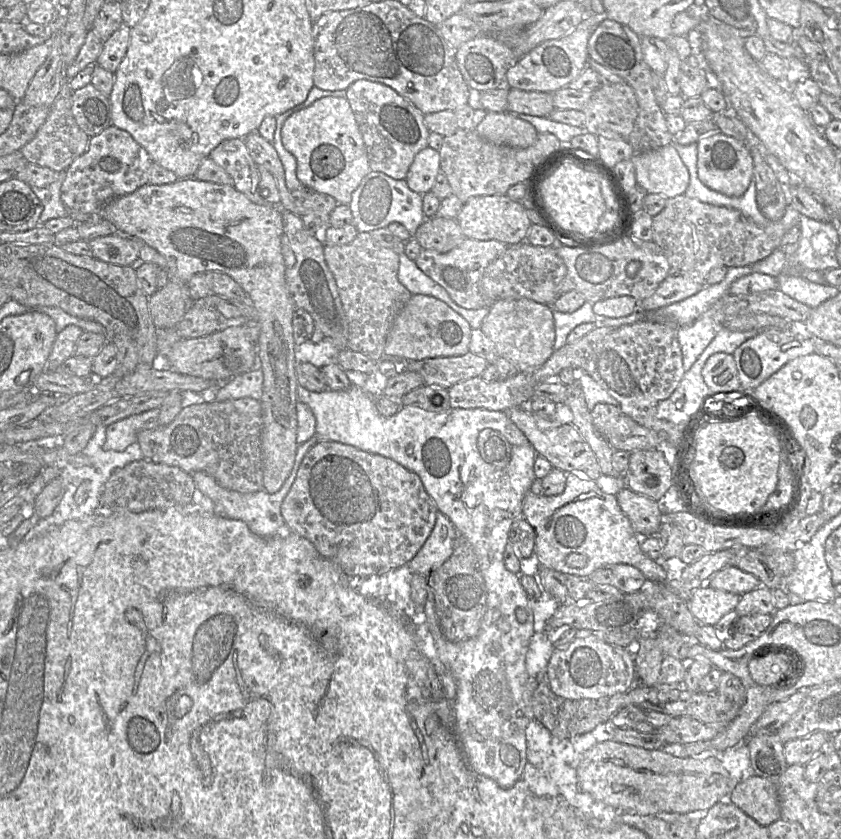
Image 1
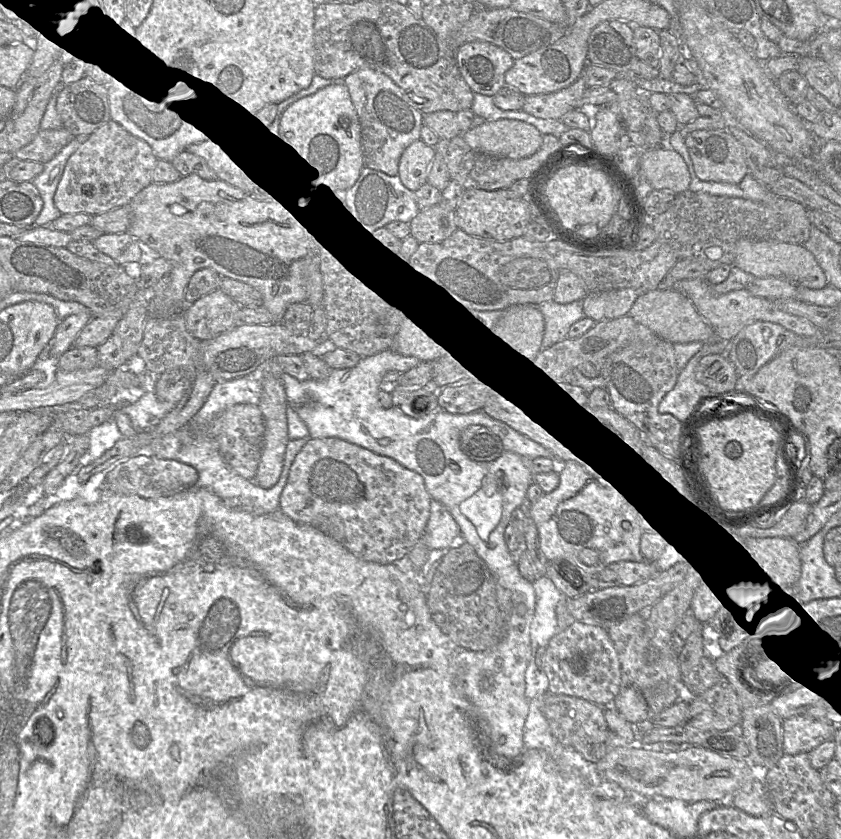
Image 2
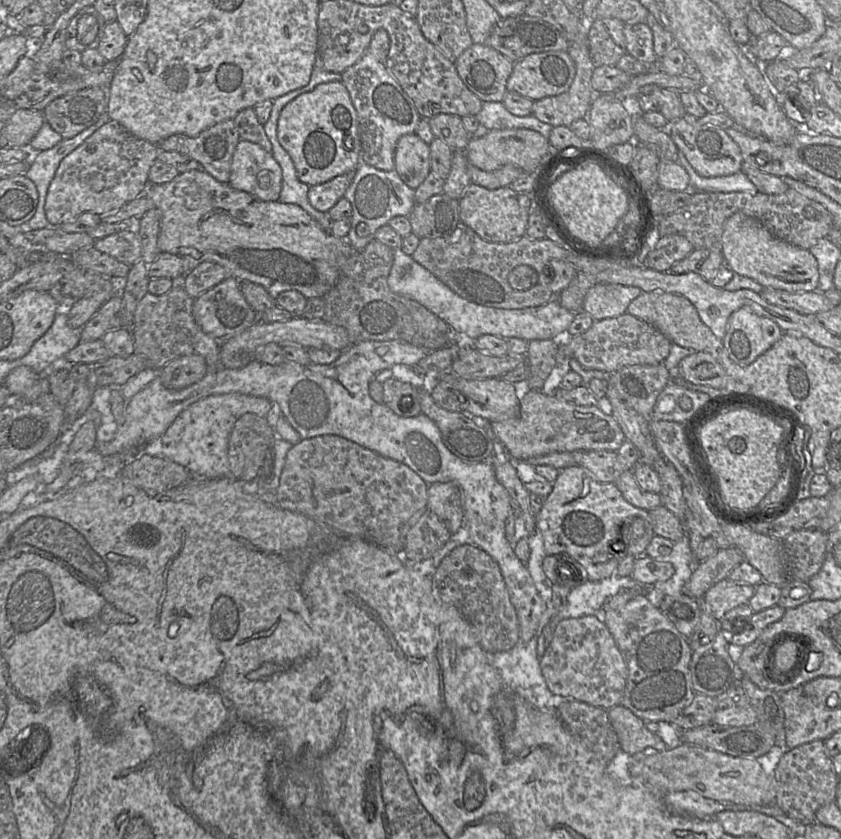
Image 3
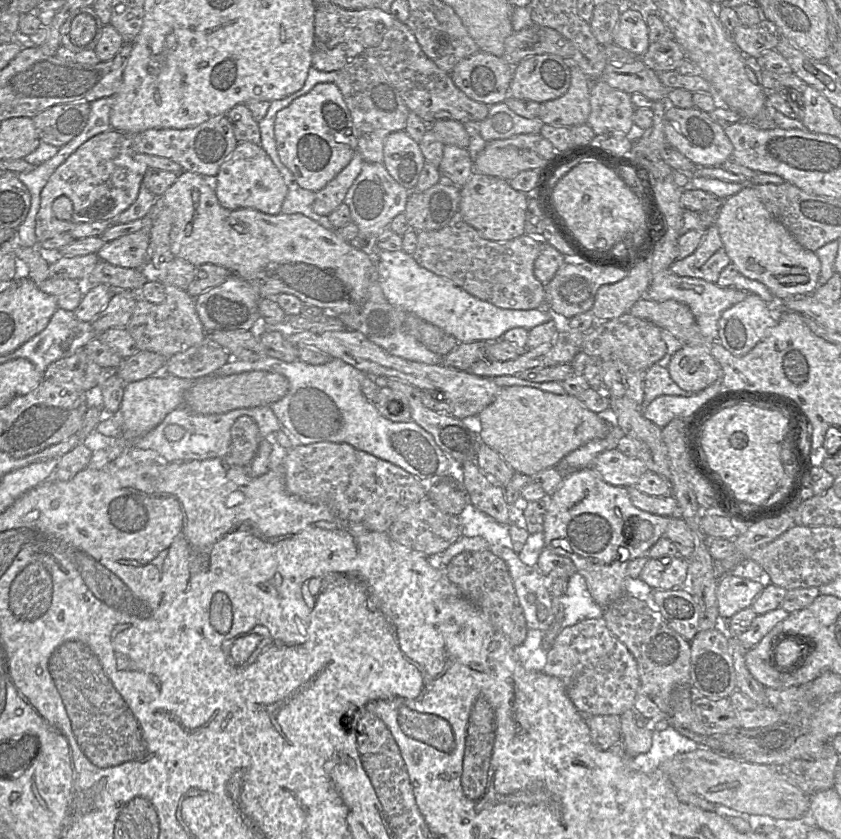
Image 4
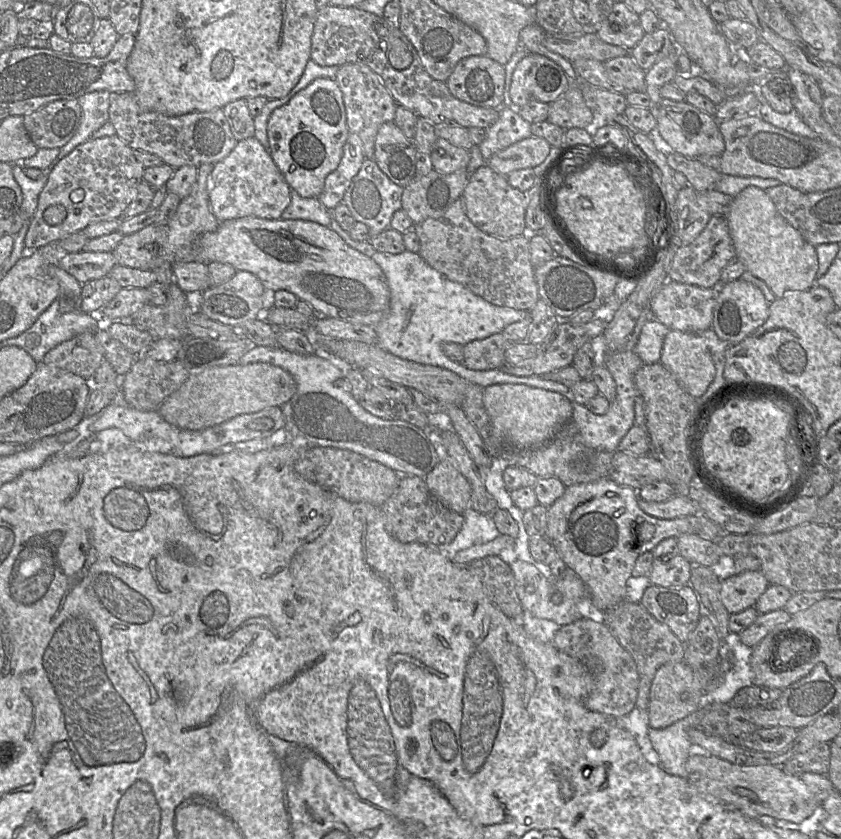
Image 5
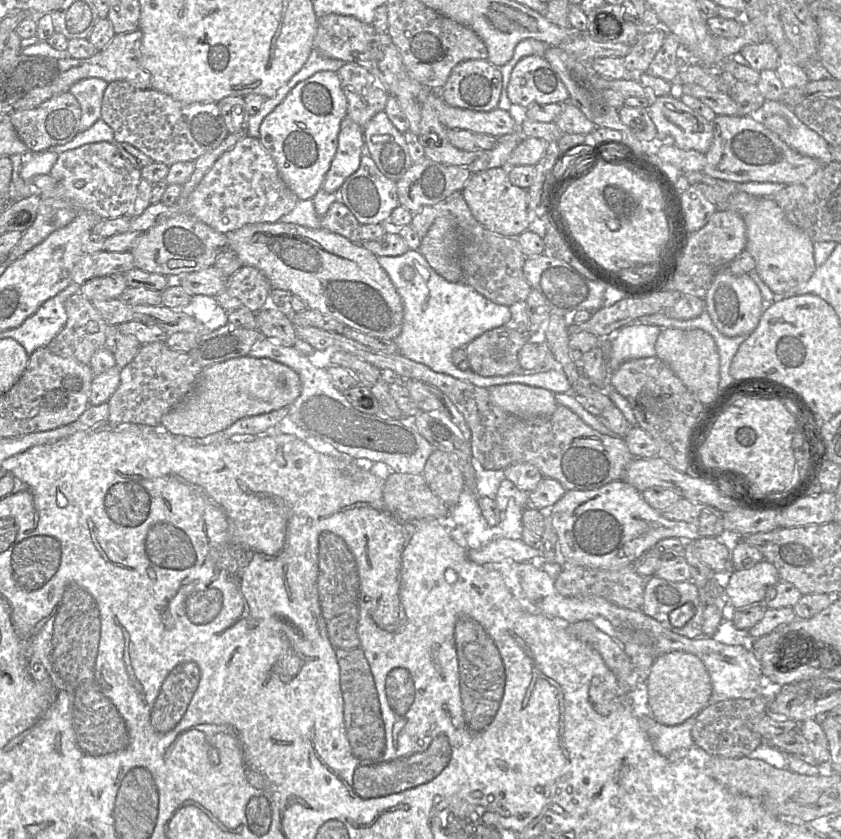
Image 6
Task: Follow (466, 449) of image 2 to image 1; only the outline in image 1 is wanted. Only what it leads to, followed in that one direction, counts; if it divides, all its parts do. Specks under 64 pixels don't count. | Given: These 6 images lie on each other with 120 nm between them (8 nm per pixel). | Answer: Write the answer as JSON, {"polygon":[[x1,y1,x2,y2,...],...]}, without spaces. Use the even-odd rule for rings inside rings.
{"polygon":[[491,428,480,431,477,448,482,459,496,468,507,467,512,457,513,445,502,433]]}

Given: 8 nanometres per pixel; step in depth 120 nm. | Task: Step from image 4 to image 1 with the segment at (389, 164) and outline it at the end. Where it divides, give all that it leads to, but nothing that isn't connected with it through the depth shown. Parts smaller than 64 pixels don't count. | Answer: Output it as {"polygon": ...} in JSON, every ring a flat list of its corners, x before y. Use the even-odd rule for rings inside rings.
{"polygon":[[426,147,415,156,405,181,412,191,423,195,431,191,439,172,439,152]]}

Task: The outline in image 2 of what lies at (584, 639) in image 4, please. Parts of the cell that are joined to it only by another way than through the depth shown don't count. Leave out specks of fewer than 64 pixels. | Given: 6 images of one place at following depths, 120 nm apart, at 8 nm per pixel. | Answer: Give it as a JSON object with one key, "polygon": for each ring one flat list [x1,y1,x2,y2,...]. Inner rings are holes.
{"polygon":[[575,621,551,638,543,659,549,691,576,696,602,707,613,706,622,681,621,662,608,629]]}

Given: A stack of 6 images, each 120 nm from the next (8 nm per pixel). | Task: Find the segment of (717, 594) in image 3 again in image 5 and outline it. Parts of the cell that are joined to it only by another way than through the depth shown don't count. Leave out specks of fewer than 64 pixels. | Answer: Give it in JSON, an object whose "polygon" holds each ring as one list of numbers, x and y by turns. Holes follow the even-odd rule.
{"polygon":[[760,570,742,572,721,581,720,598,727,612,735,614,754,607,769,585]]}

